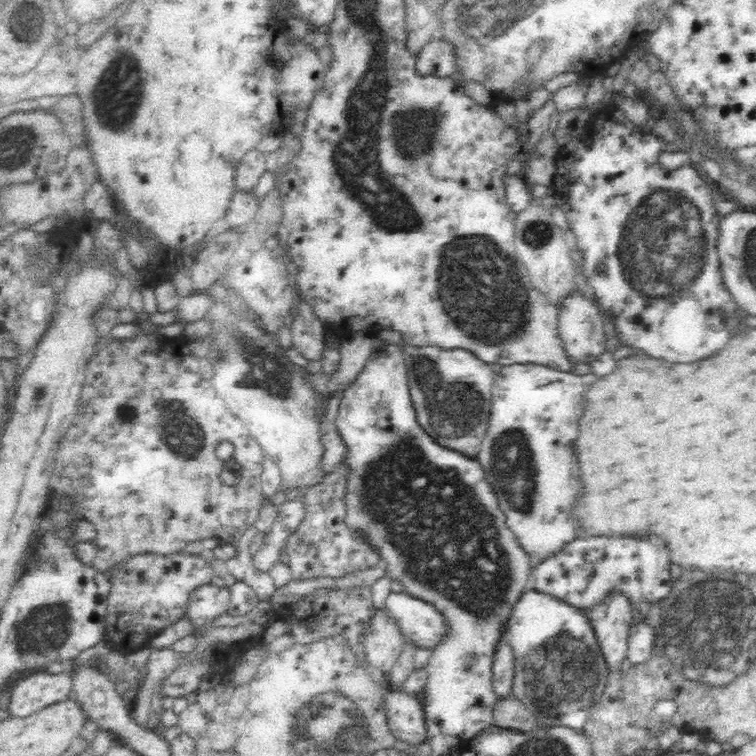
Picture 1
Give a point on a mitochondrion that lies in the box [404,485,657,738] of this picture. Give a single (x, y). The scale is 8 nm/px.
(562, 677)

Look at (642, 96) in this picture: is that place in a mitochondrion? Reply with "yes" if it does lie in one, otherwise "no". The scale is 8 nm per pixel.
no

